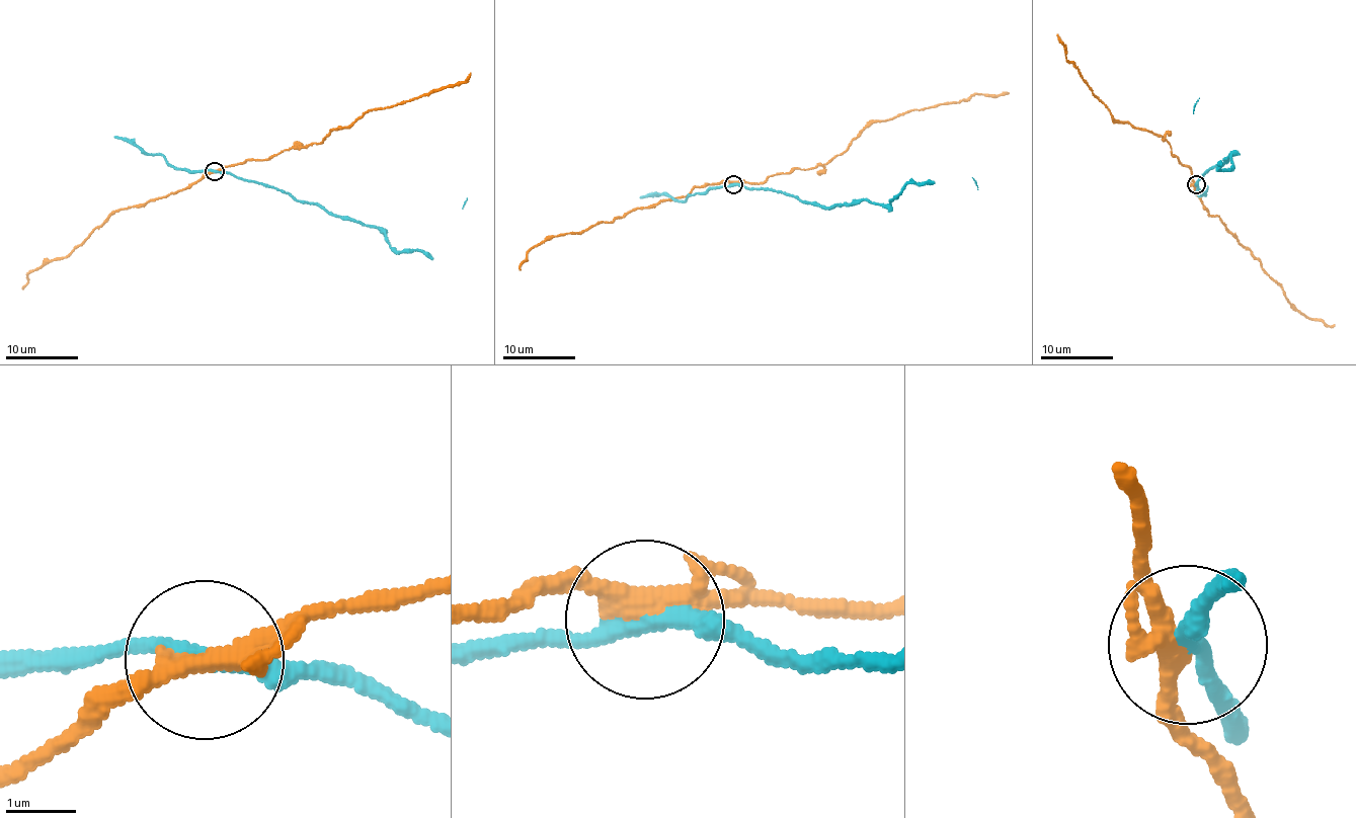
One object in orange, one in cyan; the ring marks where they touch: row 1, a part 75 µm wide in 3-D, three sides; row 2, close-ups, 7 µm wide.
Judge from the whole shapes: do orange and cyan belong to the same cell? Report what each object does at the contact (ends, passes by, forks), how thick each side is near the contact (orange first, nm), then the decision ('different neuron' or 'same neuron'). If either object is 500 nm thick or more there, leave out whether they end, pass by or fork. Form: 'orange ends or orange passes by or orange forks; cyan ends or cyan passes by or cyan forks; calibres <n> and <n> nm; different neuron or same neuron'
orange passes by; cyan passes by; calibres 280 and 240 nm; different neuron

